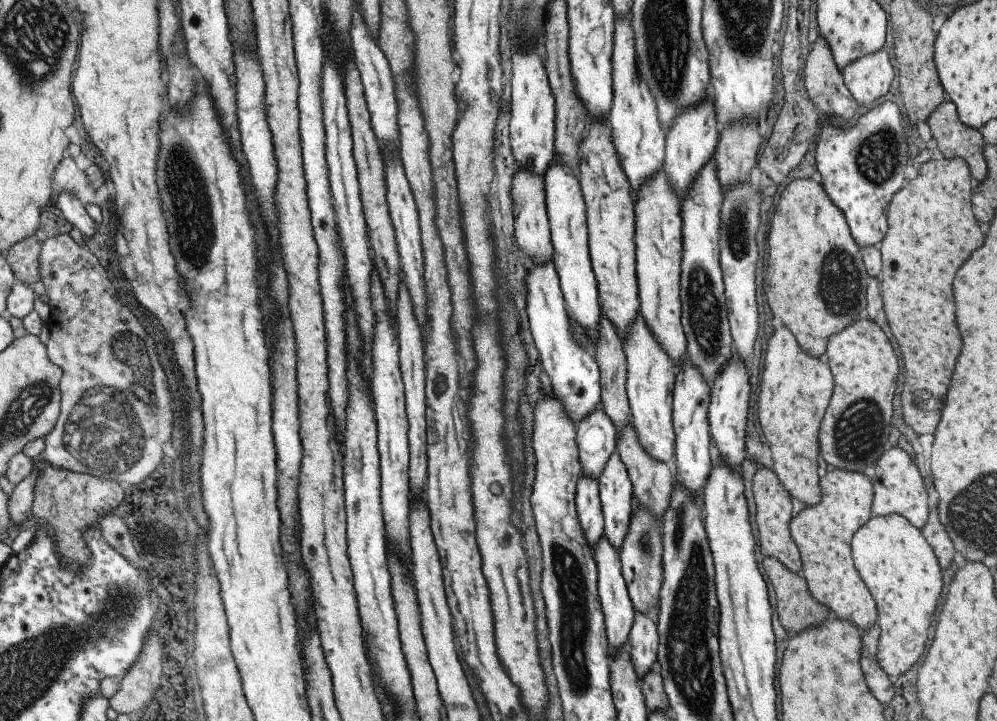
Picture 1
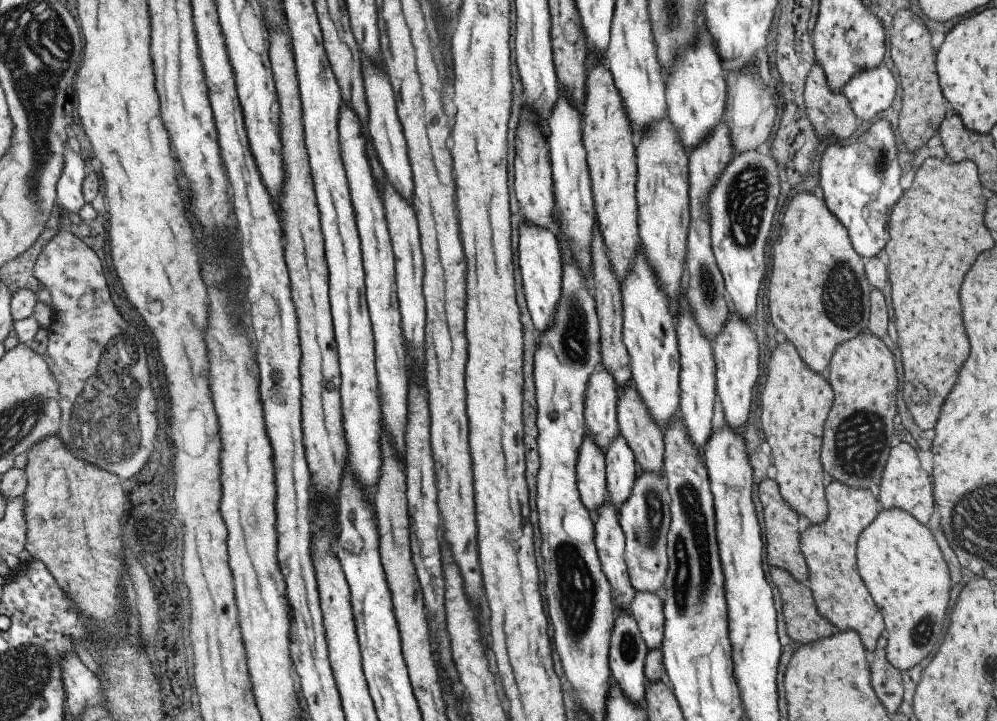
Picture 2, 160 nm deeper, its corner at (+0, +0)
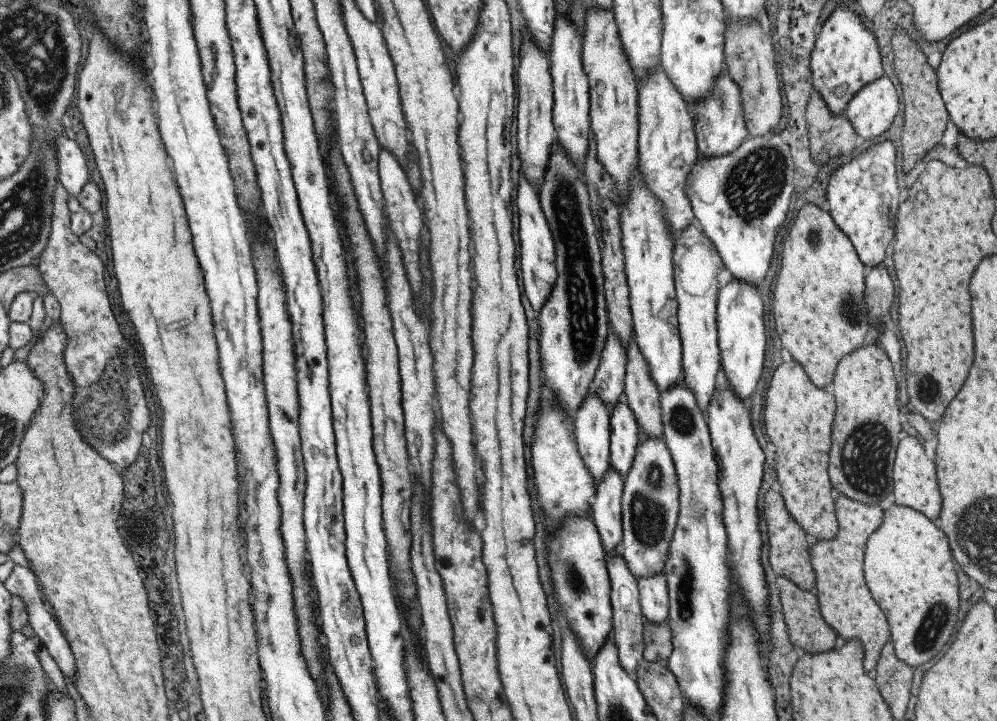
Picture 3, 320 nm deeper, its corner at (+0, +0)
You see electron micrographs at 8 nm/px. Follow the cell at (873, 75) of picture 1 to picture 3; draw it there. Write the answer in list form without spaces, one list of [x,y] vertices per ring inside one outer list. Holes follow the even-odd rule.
[[[883,75],[883,78],[866,84],[857,91],[856,95],[852,96],[852,99],[846,104],[844,117],[849,121],[857,136],[861,136],[863,140],[869,140],[869,138],[883,134],[891,126],[891,121],[897,114],[897,110],[899,110],[897,92],[895,92],[893,84]]]

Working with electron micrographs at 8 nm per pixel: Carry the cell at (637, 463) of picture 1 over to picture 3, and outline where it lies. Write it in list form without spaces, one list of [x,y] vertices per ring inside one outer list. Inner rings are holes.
[[[629,339],[626,344],[626,367],[622,399],[635,415],[638,427],[647,437],[661,437],[659,392],[649,374],[647,361],[637,343]]]

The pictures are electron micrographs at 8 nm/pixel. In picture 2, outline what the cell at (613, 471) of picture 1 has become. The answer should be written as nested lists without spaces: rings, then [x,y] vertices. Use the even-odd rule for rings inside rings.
[[[619,430],[604,450],[604,463],[607,501],[611,501],[618,512],[618,508],[629,496],[637,475],[633,451]]]

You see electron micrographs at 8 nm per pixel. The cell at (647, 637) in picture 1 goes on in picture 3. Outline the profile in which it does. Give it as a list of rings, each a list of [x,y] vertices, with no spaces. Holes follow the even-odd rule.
[[[663,572],[636,580],[643,619],[661,623],[668,616],[668,588]]]

